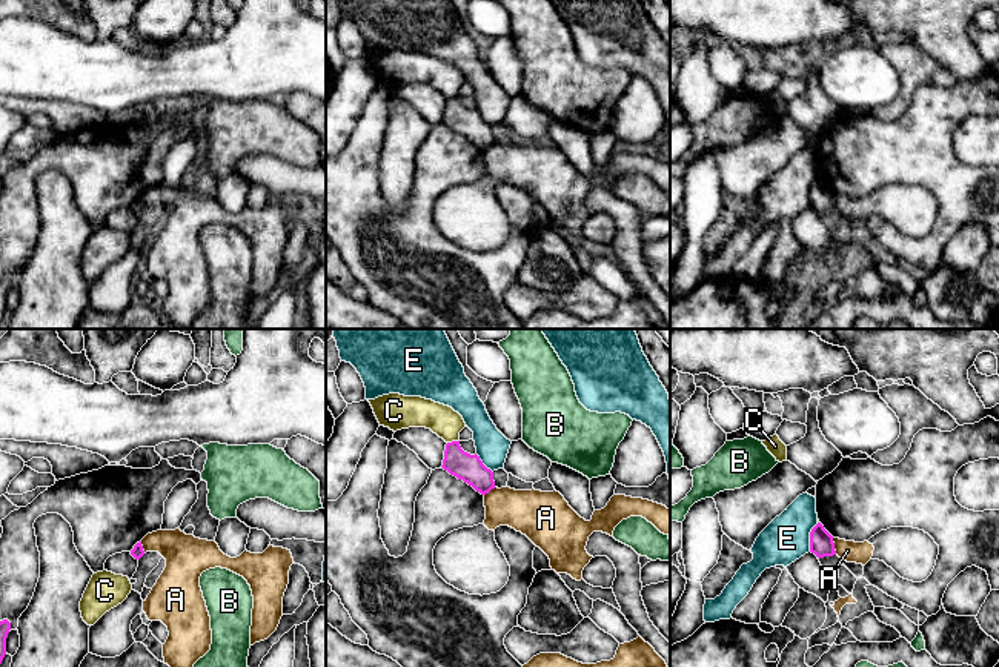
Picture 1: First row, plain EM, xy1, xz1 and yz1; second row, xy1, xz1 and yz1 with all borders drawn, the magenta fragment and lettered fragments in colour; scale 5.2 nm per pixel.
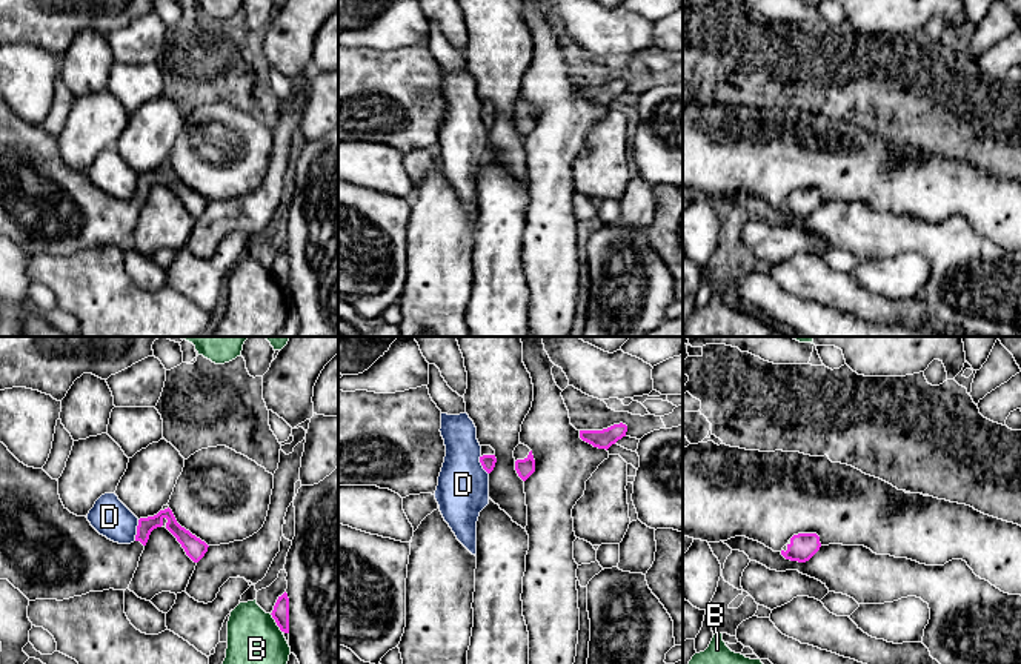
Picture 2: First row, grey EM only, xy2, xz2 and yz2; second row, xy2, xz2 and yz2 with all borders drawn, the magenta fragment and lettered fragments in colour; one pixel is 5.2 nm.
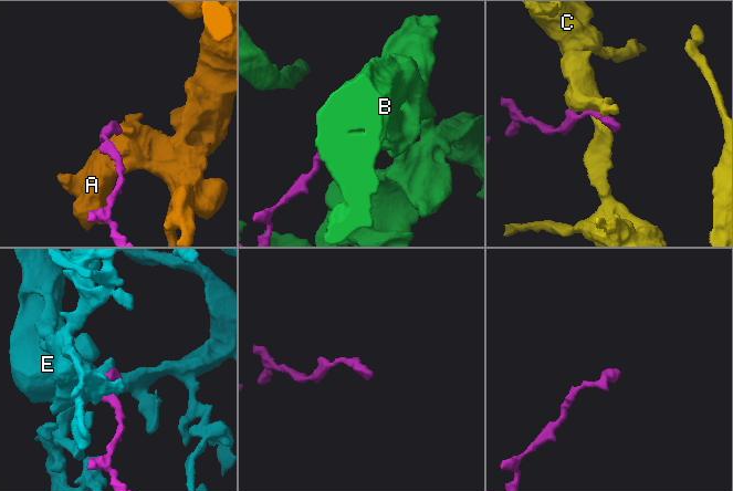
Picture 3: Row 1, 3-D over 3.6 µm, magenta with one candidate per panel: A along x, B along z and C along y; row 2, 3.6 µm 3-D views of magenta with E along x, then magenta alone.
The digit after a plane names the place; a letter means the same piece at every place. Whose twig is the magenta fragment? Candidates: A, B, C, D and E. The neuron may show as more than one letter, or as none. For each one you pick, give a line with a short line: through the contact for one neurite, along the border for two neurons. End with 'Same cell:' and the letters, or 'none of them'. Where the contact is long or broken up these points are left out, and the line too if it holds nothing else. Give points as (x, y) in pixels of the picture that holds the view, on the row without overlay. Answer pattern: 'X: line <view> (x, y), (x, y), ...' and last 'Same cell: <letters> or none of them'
Same cell: none of them

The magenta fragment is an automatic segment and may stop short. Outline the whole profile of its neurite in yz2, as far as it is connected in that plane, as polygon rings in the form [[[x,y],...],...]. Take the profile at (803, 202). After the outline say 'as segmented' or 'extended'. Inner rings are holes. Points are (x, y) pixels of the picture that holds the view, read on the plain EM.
[[[798,189],[790,194],[787,206],[781,206],[786,215],[806,218],[809,217],[821,203],[820,192],[816,189]]] | as segmented

